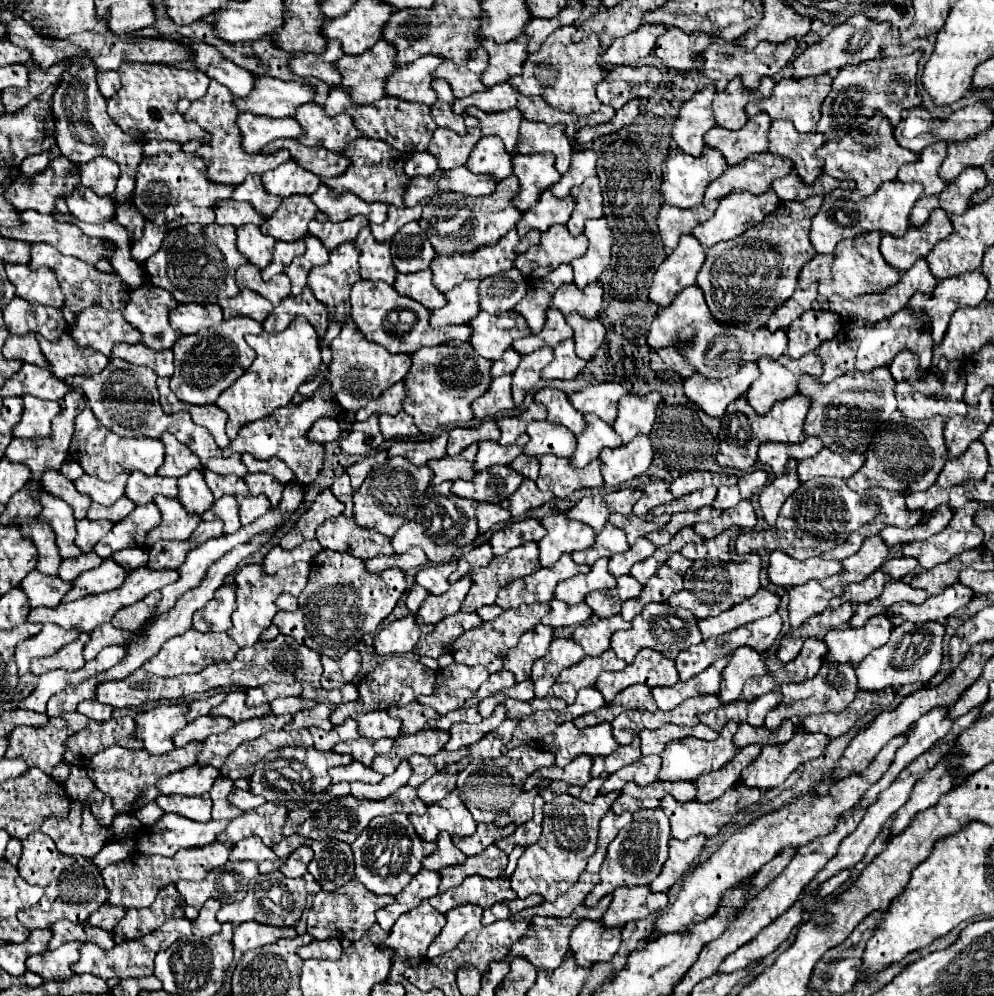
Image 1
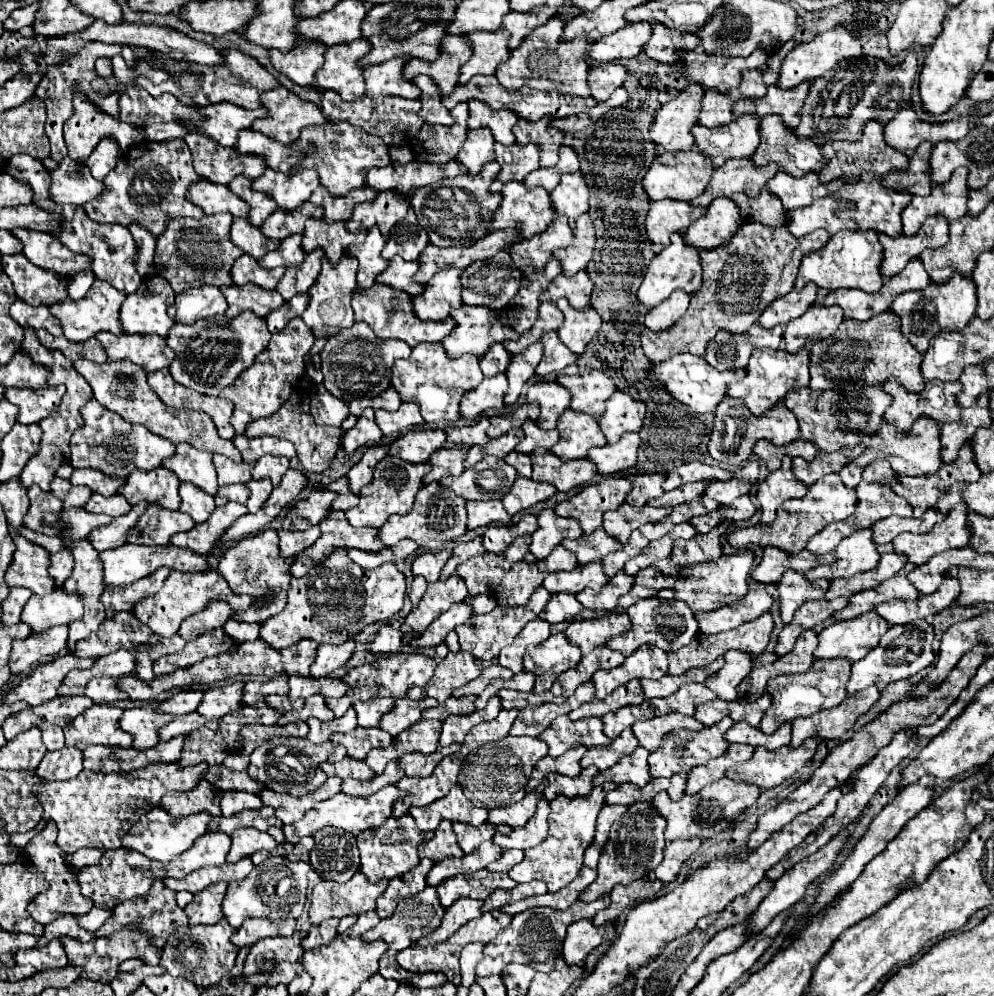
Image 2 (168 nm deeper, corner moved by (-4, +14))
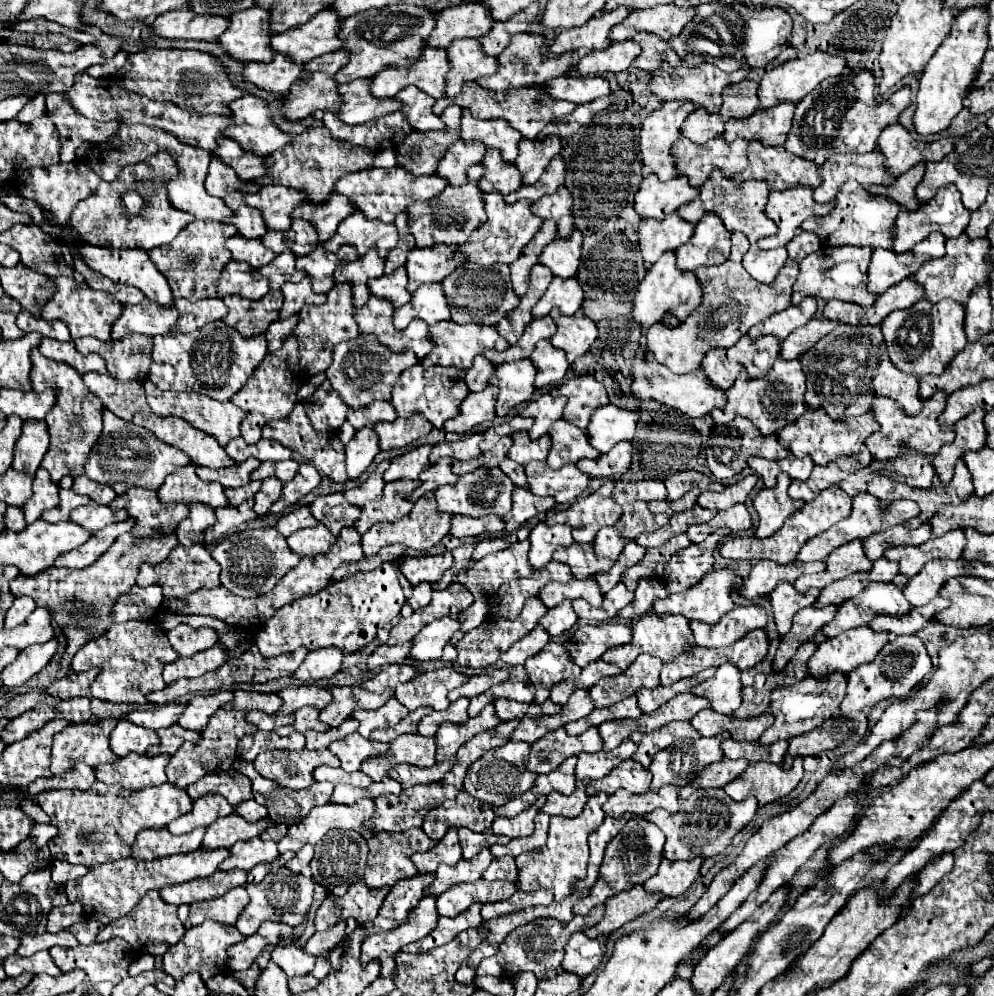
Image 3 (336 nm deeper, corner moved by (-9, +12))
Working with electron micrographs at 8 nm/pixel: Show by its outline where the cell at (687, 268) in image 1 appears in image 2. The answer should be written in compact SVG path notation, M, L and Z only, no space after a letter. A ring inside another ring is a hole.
M673 234L671 244L665 246L647 266L643 282L637 290L637 298L643 306L647 308L655 308L657 304L661 304L665 298L669 298L669 294L673 290L683 290L689 296L693 296L697 290L701 288L701 264L699 264L699 250L693 250L689 246L685 246L685 242L681 242L681 234Z

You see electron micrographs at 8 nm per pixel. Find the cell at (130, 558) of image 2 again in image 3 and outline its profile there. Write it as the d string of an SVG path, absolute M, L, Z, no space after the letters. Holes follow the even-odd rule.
M178 544L156 566L151 566L147 563L142 564L136 578L136 584L142 587L160 584L164 588L164 596L166 598L184 598L188 592L194 592L198 588L214 588L214 586L220 586L218 576L220 576L220 564L216 564L216 560L208 554L208 550L202 544L190 544L190 546ZM178 588L182 588L182 592L178 592Z

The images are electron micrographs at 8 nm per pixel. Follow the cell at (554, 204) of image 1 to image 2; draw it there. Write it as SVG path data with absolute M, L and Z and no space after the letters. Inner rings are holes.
M507 182L501 190L501 204L489 222L487 232L517 228L519 240L527 240L533 234L543 232L555 216L553 208L549 208L547 190L527 190L523 182Z

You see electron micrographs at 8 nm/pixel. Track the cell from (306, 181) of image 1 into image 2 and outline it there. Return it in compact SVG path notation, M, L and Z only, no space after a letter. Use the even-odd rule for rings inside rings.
M265 170L261 178L251 182L251 190L273 198L283 212L299 208L317 186L319 178L315 170L301 170L297 174L273 174L273 170Z

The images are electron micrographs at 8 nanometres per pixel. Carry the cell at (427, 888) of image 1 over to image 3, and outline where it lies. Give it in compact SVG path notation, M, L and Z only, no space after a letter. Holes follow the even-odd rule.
M434 872L416 874L410 880L398 880L398 884L392 886L390 894L384 898L384 904L378 912L378 916L366 924L368 934L376 934L380 930L392 930L406 922L408 912L418 906L420 898L424 896L424 888L430 886L434 880Z

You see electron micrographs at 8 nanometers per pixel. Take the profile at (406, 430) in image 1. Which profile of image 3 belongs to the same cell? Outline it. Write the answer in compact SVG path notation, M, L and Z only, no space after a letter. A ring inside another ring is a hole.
M424 416L396 418L394 422L382 422L374 426L380 436L380 450L400 450L432 430L432 424Z

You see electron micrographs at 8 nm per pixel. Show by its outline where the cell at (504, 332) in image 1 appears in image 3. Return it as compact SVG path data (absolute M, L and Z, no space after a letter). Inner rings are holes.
M444 320L434 326L430 326L430 334L436 342L436 348L422 358L424 366L440 364L440 366L456 366L456 368L470 368L474 358L486 350L506 350L510 344L498 336L496 326L484 326L484 324L454 324L454 320Z

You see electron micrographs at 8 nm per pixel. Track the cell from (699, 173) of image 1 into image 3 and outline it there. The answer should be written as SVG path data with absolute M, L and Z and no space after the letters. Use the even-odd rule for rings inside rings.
M648 174L640 182L640 190L634 198L636 212L642 218L664 218L676 212L682 204L696 200L698 188L690 188L686 176L674 176L662 182L658 176Z

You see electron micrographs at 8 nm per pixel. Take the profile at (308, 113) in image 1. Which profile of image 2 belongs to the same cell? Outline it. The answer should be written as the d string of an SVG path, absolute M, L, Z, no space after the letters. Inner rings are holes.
M277 86L261 94L261 106L267 110L267 116L257 118L251 124L251 130L261 132L281 144L293 142L293 138L297 138L297 134L305 126L325 122L325 116L321 114L319 106L299 100L283 86Z

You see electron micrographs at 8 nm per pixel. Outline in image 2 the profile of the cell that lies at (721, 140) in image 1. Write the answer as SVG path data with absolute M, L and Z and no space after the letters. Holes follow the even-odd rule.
M741 116L735 122L709 130L705 126L693 126L693 138L699 152L711 158L713 168L723 166L731 158L751 158L757 148L757 122L759 118Z

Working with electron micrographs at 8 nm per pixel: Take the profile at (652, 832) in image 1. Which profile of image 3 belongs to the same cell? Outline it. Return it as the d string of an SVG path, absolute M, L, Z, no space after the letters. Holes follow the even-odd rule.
M642 816L630 818L626 828L608 842L598 880L592 886L590 894L586 898L580 898L574 904L574 912L576 914L588 914L590 908L594 908L596 904L604 904L610 896L614 896L622 890L630 890L636 884L644 884L658 870L658 864L662 862L664 838L666 836L662 836L662 830L656 824L646 822L646 818L642 818Z

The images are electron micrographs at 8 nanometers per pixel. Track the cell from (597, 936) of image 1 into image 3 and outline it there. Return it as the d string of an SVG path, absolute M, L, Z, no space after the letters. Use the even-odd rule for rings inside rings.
M576 932L564 948L562 968L580 978L586 978L592 970L600 966L602 956L604 956L604 950L598 944L598 940L588 938L584 932Z

